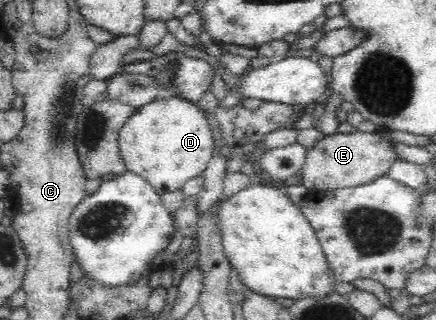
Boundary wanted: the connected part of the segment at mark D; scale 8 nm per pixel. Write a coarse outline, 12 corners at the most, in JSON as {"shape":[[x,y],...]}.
{"shape":[[175,96],[137,107],[117,144],[157,192],[201,175],[211,121]]}

